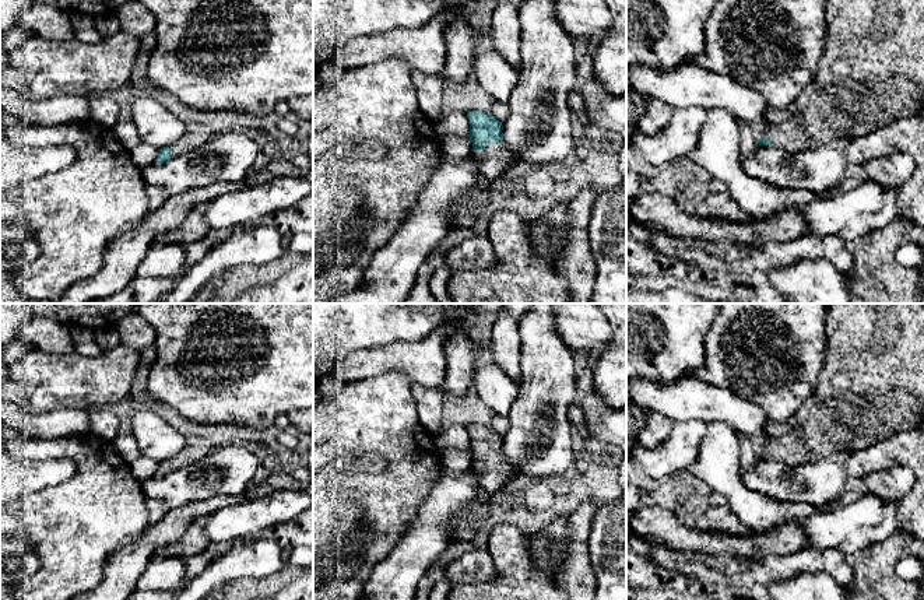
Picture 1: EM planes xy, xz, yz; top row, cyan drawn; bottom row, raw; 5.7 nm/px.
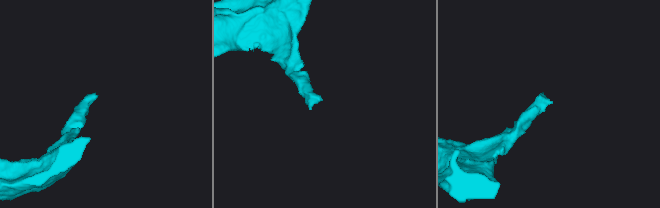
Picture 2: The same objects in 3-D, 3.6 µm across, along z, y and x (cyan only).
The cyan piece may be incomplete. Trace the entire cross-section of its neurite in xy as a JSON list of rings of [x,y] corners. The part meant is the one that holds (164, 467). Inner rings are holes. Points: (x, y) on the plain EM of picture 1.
[[[189,436],[186,438],[186,446],[180,453],[169,460],[162,460],[158,463],[155,477],[165,477],[172,470],[186,467],[201,460],[211,449],[211,442],[208,439]]]

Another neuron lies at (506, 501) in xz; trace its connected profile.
[[[499,494],[492,497],[492,501],[496,502],[505,512],[513,510],[519,506],[512,494]]]

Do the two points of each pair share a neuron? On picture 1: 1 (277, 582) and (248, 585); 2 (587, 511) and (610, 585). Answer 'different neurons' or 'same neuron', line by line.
1: same neuron
2: different neurons

